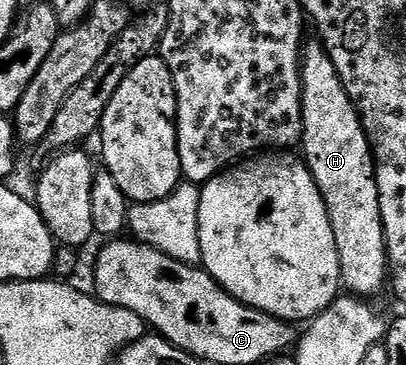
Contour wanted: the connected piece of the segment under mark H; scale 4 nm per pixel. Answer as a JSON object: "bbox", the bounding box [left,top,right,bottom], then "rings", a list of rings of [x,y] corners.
{"bbox":[298,40,390,299],"rings":[[[316,40],[305,41],[302,46],[300,108],[302,126],[298,150],[328,206],[343,289],[351,295],[371,299],[371,294],[378,293],[383,286],[385,289],[390,278],[388,245],[384,239],[380,193],[376,183],[376,160],[372,156],[372,142],[364,128],[364,121],[360,119],[360,111],[350,100],[338,76],[338,68],[334,68],[334,60],[330,60],[324,47]]]}

